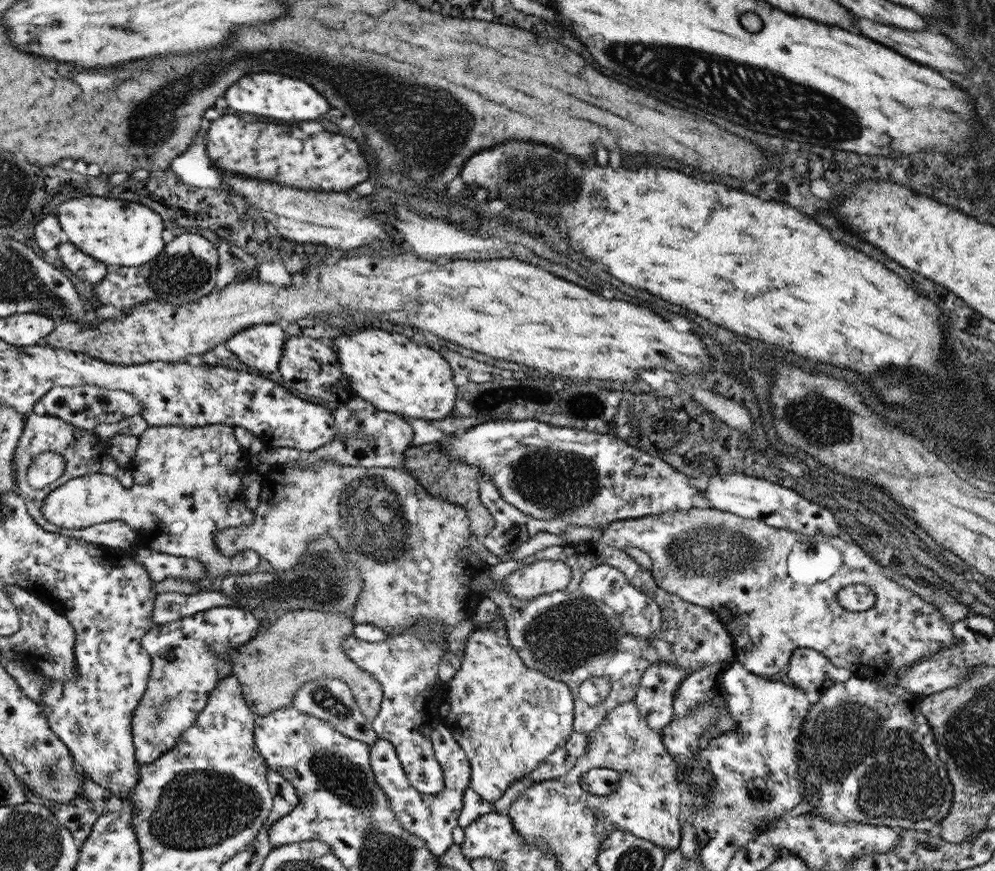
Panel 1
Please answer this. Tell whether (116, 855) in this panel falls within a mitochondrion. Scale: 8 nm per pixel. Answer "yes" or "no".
no

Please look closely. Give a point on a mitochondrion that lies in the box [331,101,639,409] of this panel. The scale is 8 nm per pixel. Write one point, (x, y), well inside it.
(528, 172)

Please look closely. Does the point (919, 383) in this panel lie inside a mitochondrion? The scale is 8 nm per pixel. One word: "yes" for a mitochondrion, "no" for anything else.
yes

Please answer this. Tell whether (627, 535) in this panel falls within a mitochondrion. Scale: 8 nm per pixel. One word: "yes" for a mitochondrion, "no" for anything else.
no

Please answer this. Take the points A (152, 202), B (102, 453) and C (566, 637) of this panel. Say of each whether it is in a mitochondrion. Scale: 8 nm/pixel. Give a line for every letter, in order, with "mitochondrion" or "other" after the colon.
A: other
B: other
C: mitochondrion

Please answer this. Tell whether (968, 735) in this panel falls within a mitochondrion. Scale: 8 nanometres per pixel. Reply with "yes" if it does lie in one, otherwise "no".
yes

